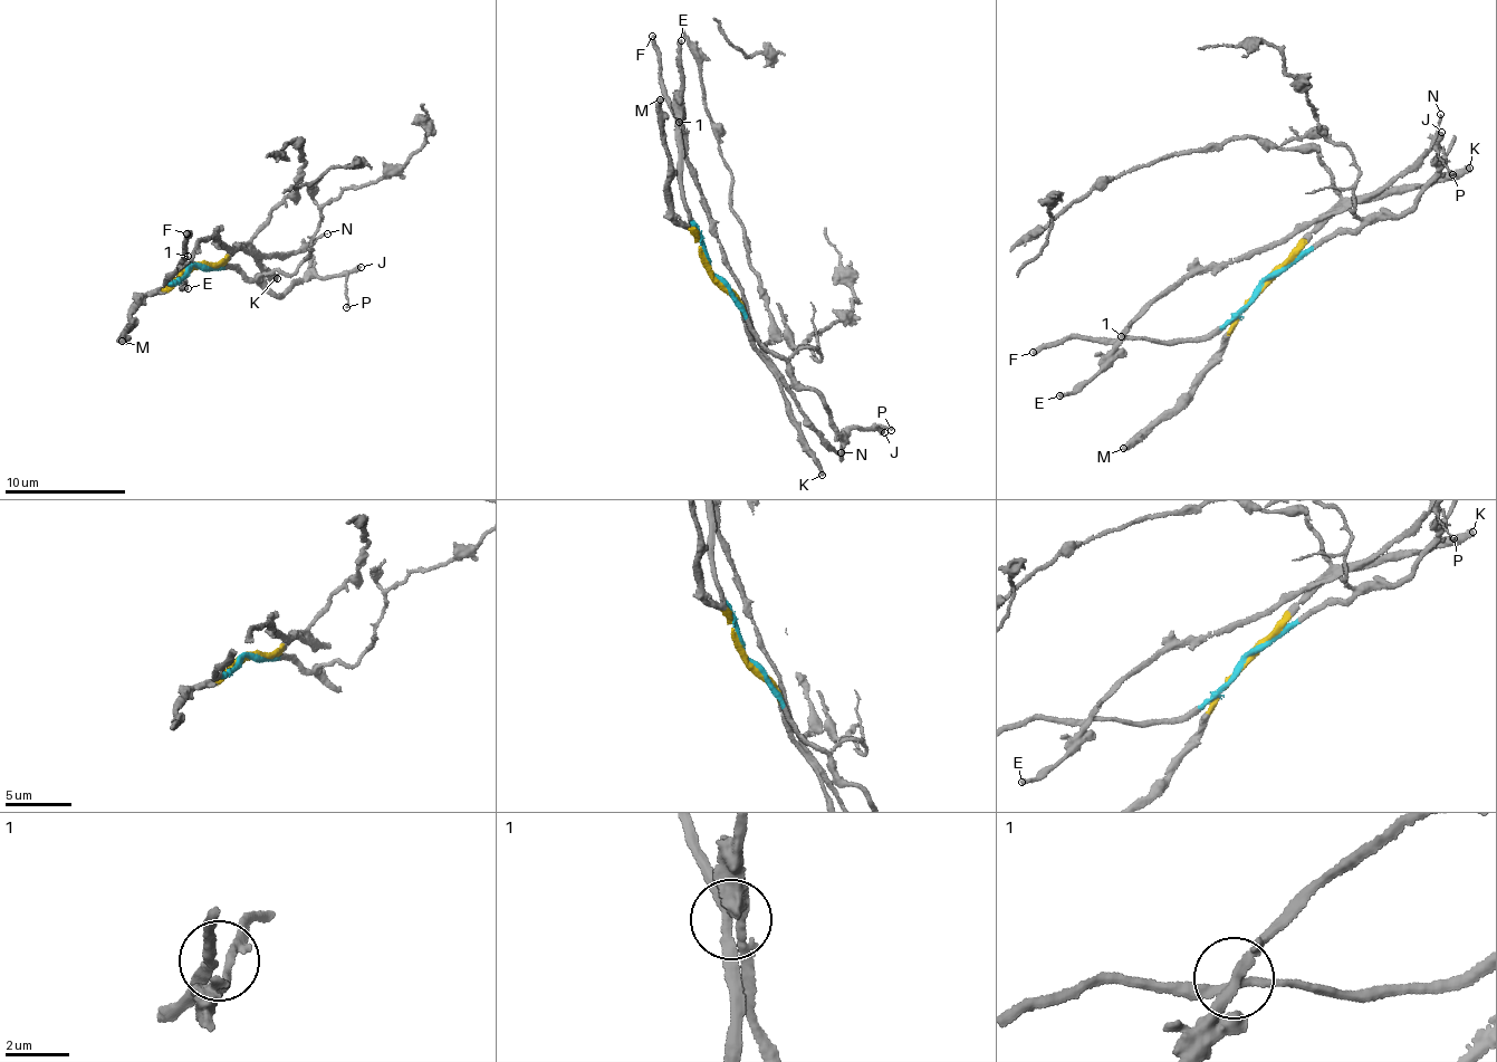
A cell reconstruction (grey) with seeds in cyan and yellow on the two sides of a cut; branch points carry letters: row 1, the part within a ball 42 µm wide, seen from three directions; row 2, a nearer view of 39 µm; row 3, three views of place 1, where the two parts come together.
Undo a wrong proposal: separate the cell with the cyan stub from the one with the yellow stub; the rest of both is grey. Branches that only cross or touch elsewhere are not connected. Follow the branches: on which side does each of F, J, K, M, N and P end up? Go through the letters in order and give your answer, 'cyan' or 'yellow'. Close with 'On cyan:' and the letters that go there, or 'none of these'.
F: cyan
J: cyan
K: yellow
M: yellow
N: yellow
P: cyan
On cyan: F, J, P

